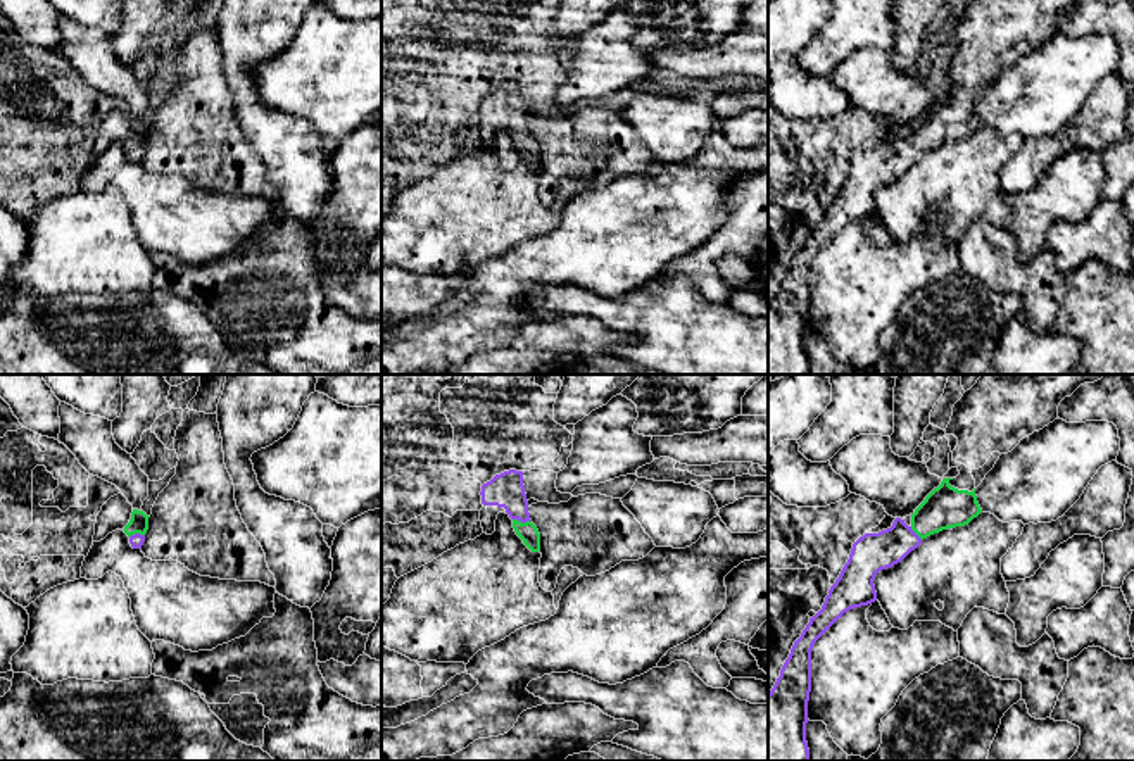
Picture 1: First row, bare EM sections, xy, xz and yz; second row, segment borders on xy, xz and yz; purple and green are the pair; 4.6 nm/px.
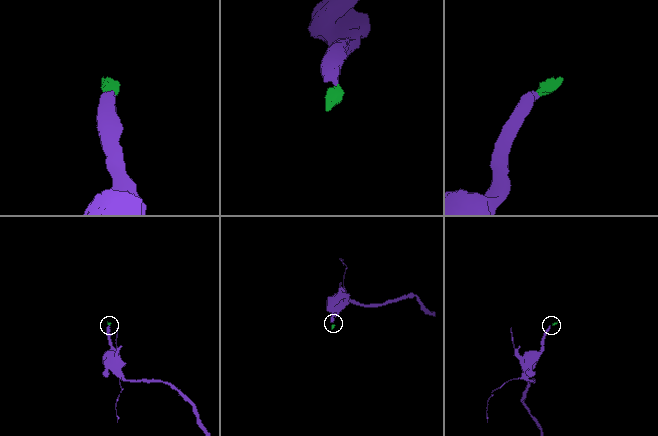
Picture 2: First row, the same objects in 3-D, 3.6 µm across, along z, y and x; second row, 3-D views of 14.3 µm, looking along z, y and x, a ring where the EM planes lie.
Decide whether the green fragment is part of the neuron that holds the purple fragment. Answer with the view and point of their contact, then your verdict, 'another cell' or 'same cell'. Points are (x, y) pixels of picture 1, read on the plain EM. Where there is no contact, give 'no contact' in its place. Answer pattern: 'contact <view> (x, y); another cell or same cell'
contact xz (522, 135); same cell

